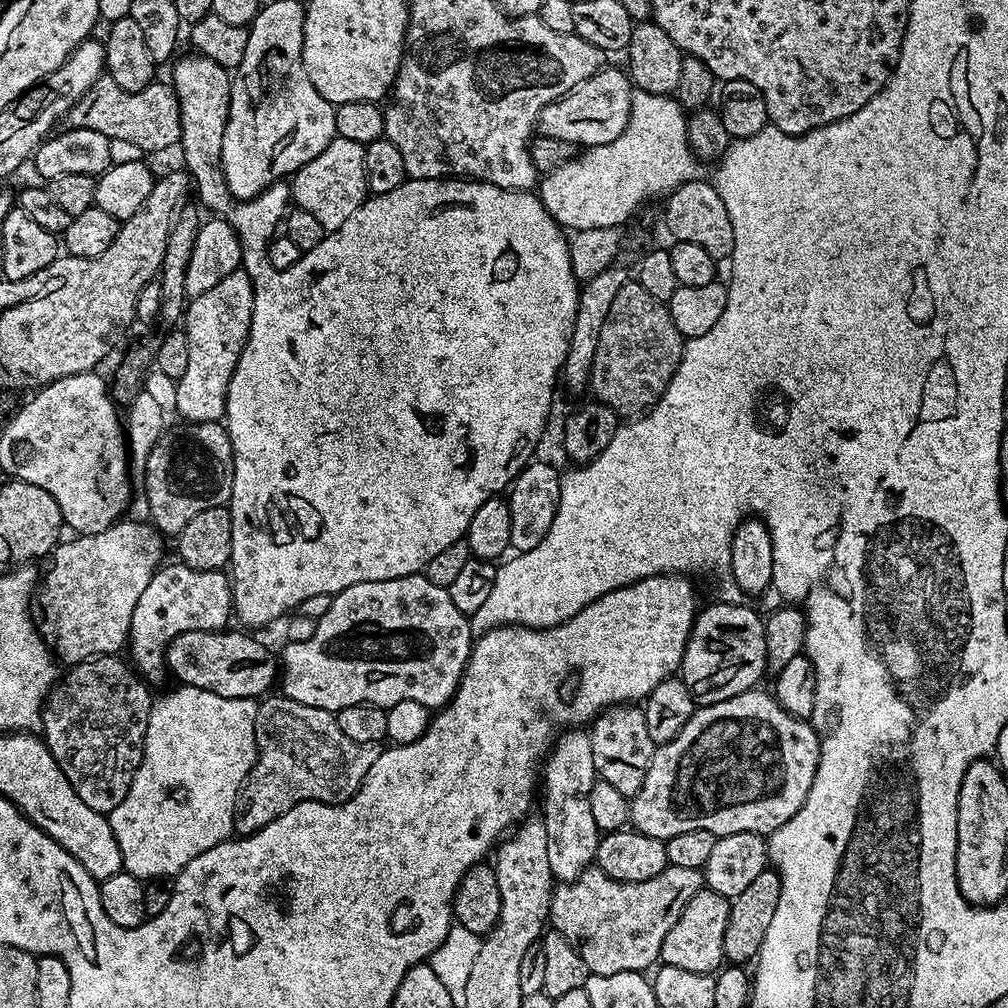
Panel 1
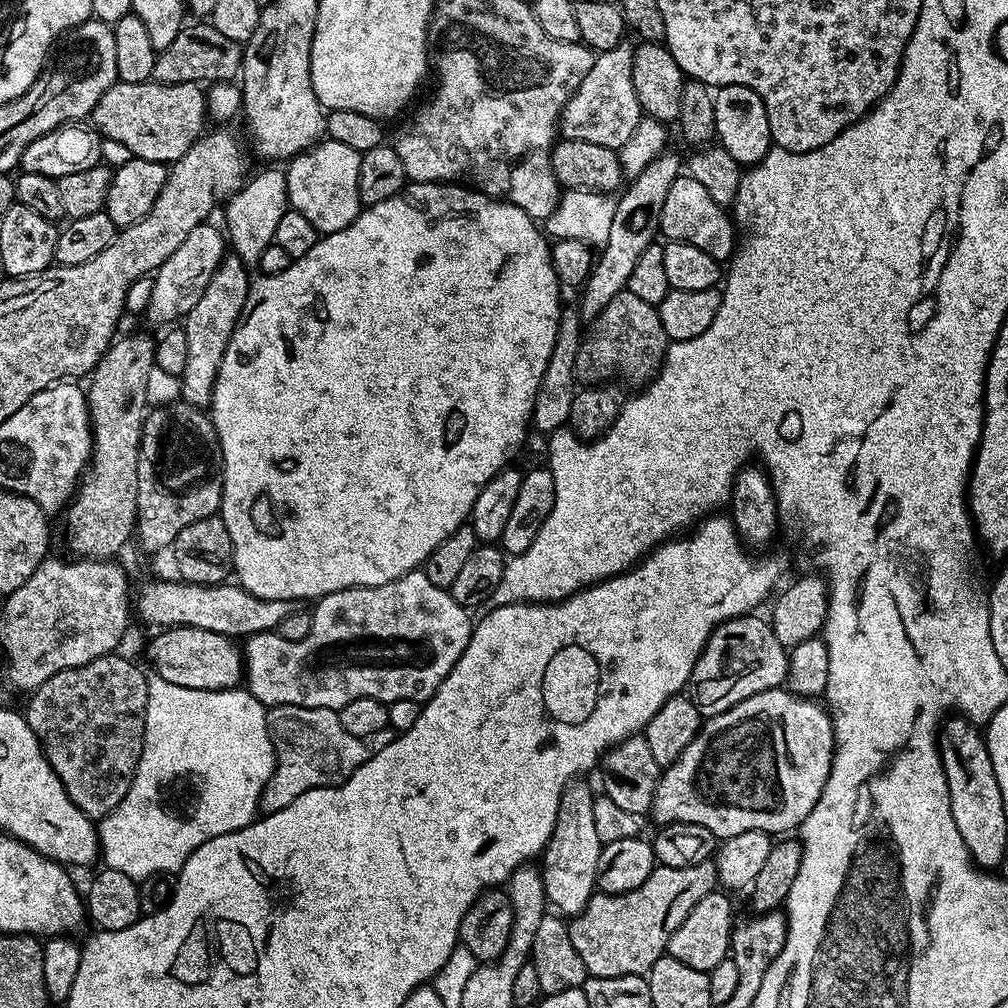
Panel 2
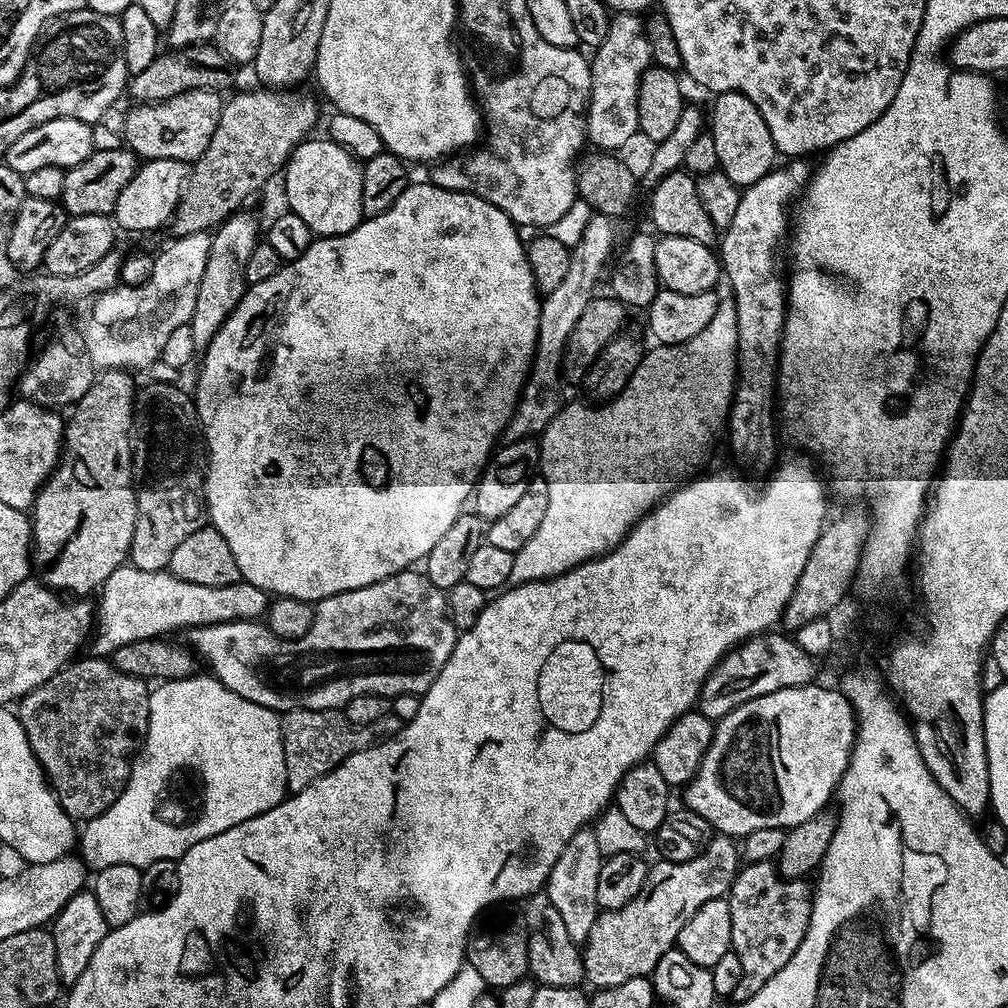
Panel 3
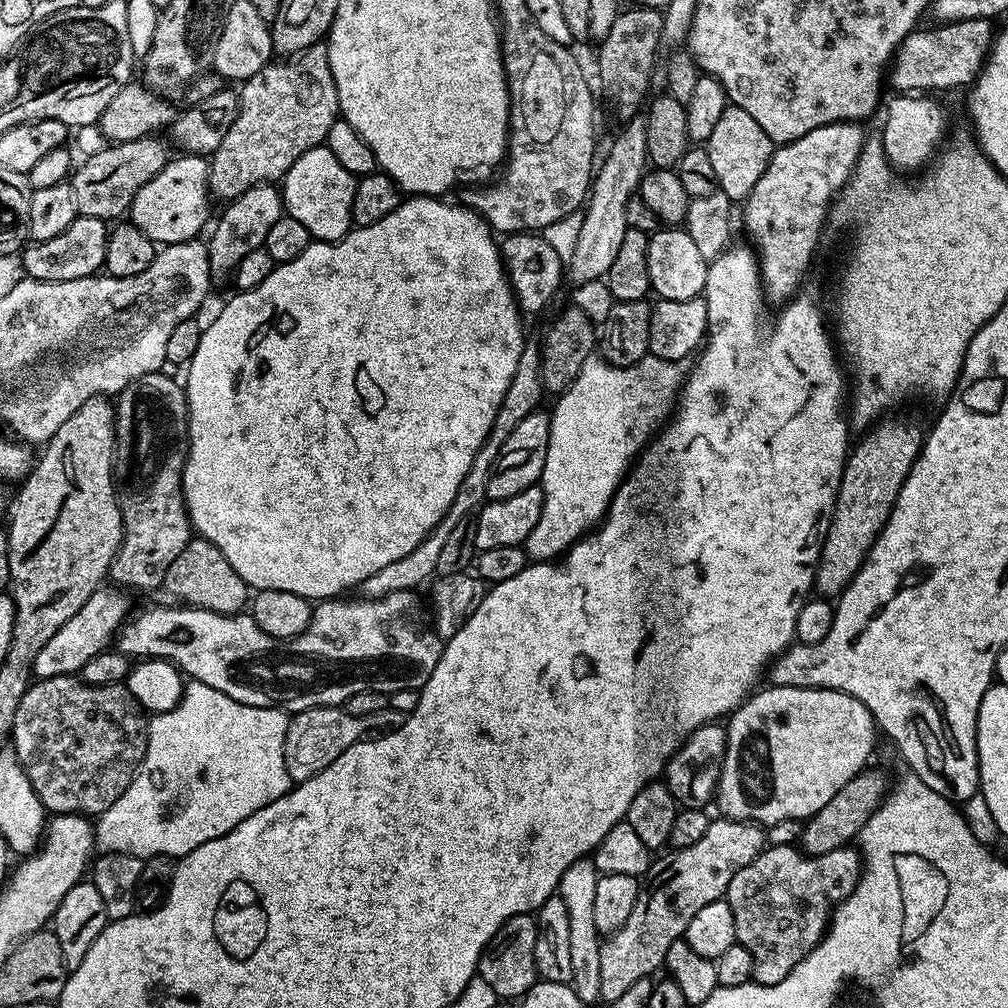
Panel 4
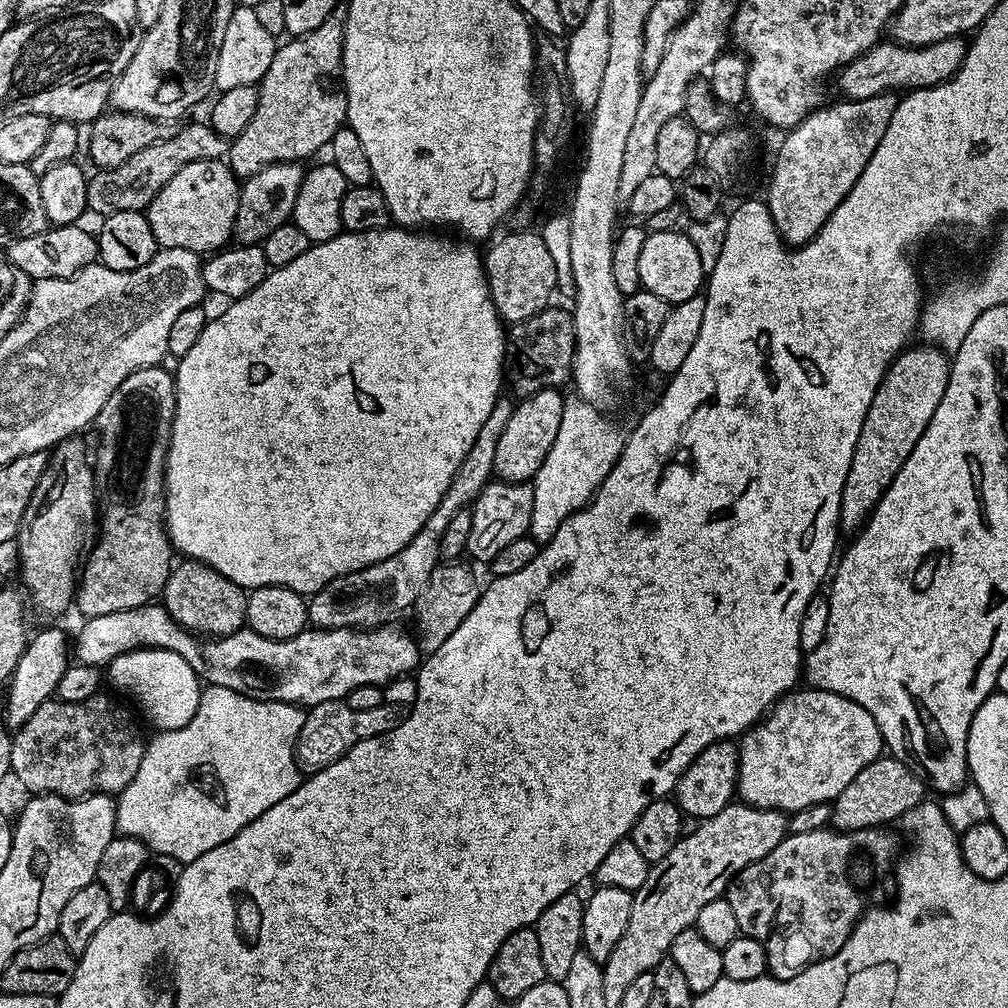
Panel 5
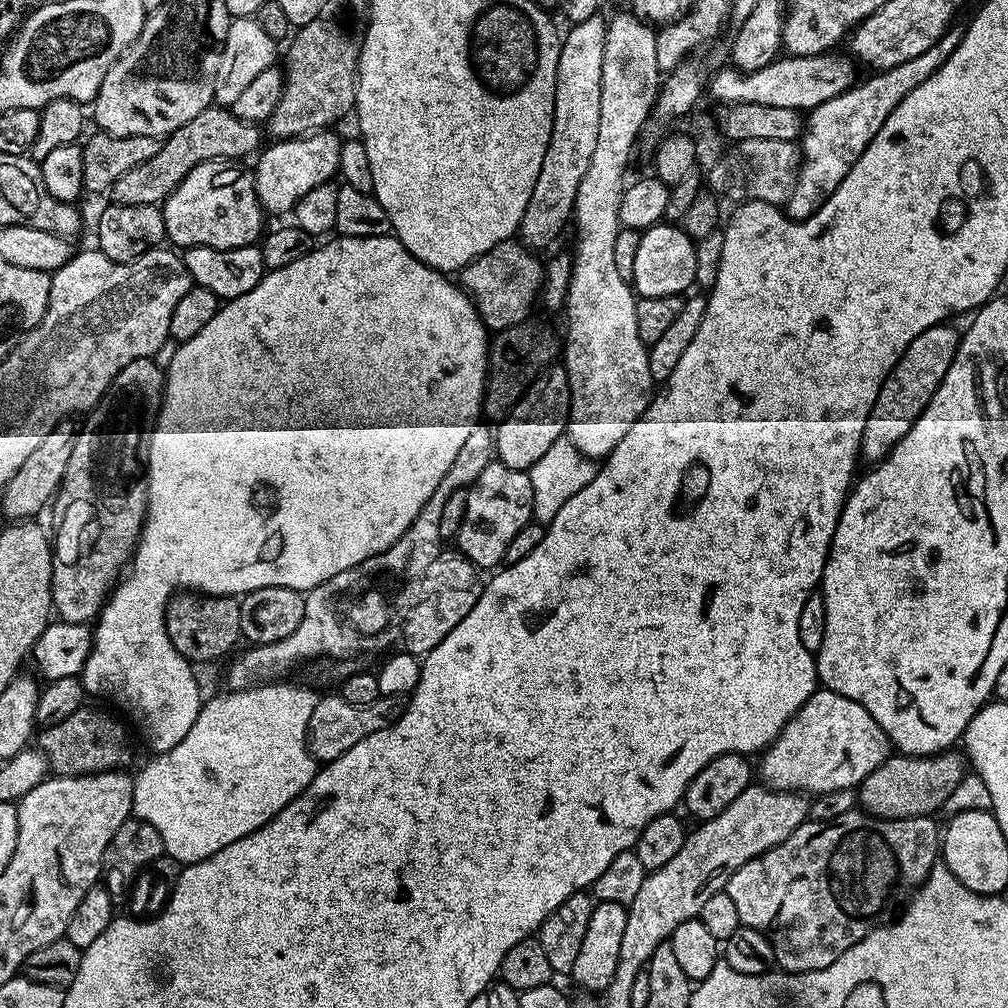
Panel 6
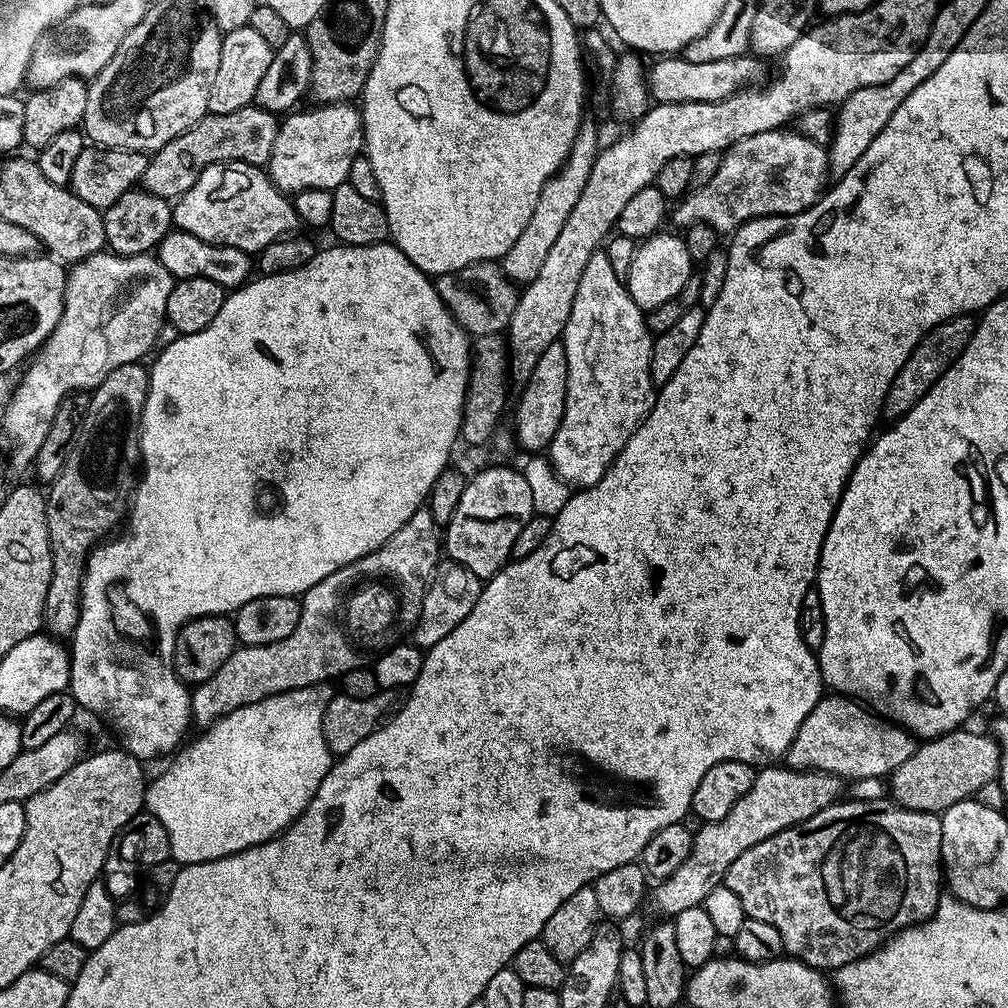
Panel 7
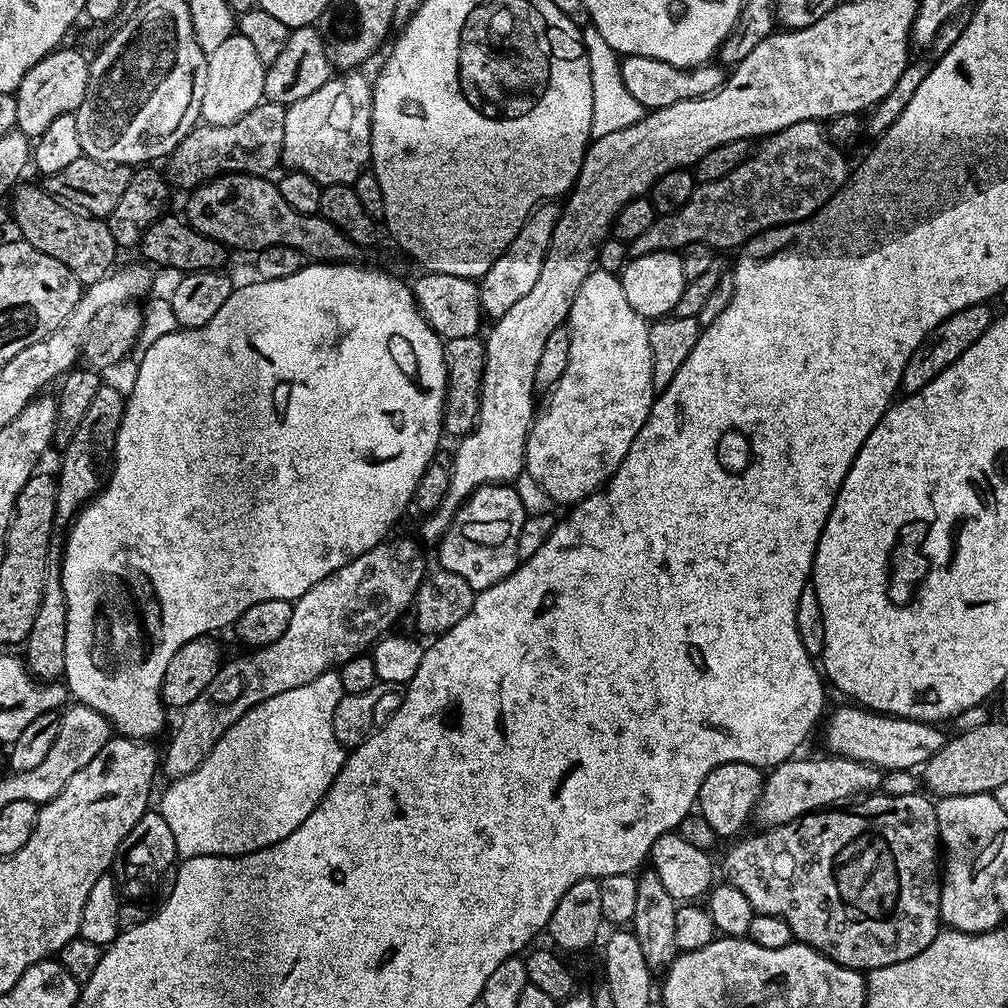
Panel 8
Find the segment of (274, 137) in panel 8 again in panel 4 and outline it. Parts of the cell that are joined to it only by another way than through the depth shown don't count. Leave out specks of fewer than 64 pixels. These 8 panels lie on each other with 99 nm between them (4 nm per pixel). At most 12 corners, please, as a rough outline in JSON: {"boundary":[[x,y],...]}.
{"boundary":[[159,135],[109,143],[70,177],[78,213],[105,222],[168,164]]}

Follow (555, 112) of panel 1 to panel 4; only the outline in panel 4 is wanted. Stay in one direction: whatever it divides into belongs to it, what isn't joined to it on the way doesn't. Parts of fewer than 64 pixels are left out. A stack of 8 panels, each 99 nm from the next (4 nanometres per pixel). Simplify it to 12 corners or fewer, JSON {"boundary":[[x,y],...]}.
{"boundary":[[661,9],[621,11],[599,41],[600,80],[627,122],[641,111]]}

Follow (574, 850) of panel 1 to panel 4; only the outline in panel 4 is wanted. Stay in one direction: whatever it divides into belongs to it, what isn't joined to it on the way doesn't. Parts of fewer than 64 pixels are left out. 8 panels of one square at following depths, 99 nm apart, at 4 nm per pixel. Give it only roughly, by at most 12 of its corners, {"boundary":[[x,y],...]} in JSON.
{"boundary":[[591,859],[562,874],[570,917],[572,989],[600,1000],[602,933],[594,926],[600,873]]}

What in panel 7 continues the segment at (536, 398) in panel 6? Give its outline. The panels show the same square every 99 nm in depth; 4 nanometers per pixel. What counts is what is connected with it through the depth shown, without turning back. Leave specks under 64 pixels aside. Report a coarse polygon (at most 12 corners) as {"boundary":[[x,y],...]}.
{"boundary":[[563,343],[546,346],[523,381],[516,440],[528,454],[552,443],[566,402]]}

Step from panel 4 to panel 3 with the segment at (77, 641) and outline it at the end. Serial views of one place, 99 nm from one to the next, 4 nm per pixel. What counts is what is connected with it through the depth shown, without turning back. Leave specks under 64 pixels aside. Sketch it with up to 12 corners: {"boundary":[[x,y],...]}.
{"boundary":[[120,565],[100,585],[91,655],[260,620],[269,593]]}

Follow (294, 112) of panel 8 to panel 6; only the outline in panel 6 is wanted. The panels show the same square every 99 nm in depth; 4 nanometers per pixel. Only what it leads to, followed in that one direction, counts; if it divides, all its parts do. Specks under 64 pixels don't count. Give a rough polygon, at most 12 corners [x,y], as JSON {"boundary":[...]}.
{"boundary":[[276,140],[254,164],[265,213],[291,213],[339,173],[342,140]]}

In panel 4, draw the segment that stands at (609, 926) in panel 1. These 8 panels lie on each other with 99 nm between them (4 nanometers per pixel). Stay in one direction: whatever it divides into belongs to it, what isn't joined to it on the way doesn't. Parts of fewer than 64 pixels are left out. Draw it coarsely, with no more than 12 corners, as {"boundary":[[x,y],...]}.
{"boundary":[[713,819],[653,859],[600,945],[601,1001],[661,971],[702,906],[764,851],[750,820]]}

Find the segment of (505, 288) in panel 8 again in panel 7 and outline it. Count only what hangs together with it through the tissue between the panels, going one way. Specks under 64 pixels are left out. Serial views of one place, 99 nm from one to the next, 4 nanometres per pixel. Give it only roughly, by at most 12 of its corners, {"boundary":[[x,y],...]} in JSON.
{"boundary":[[581,123],[560,171],[502,258],[523,286],[538,278],[582,195],[602,141]]}

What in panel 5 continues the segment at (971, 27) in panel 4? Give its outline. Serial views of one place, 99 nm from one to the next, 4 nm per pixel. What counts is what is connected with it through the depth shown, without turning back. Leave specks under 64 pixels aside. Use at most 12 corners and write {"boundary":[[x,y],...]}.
{"boundary":[[964,36],[895,42],[839,69],[845,100],[938,86],[958,71]]}

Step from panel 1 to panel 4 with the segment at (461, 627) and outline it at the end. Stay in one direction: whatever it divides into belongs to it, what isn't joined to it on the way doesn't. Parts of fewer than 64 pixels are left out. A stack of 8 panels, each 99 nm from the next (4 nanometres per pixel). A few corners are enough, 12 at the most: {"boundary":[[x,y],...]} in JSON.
{"boundary":[[413,590],[251,614],[148,608],[129,658],[295,714],[417,690],[444,644]]}

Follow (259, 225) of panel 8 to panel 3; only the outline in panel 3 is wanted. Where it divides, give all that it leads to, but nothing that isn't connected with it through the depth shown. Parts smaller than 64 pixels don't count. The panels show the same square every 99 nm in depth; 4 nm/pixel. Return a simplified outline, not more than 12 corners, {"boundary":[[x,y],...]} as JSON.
{"boundary":[[144,160],[118,194],[117,229],[156,232],[180,204],[189,165]]}

